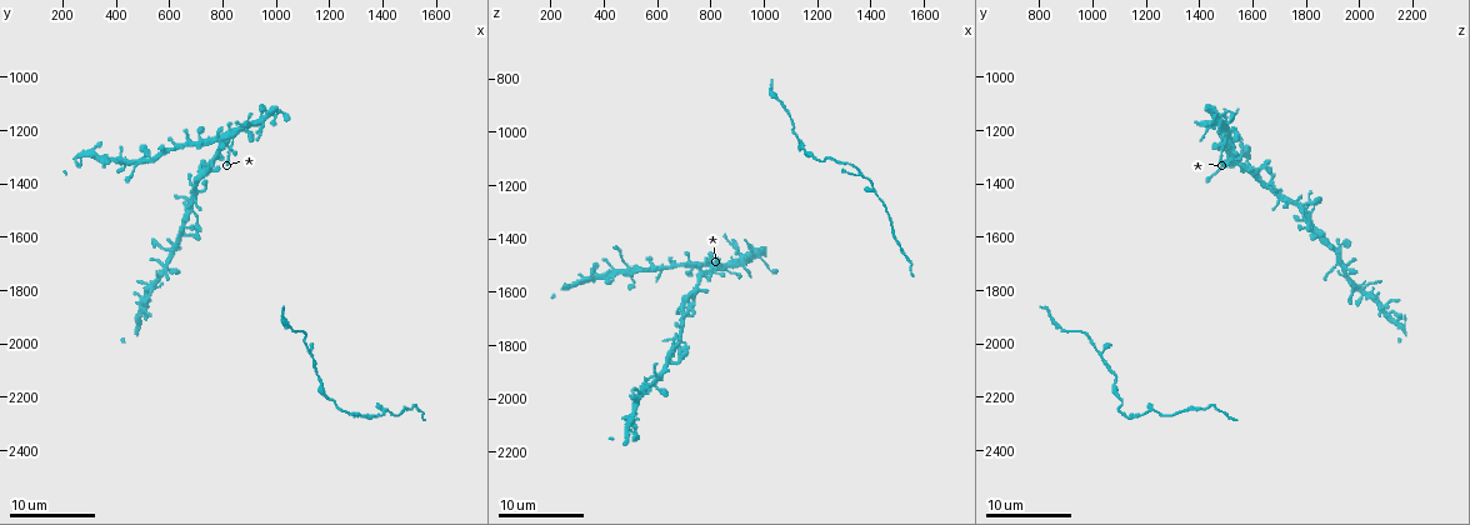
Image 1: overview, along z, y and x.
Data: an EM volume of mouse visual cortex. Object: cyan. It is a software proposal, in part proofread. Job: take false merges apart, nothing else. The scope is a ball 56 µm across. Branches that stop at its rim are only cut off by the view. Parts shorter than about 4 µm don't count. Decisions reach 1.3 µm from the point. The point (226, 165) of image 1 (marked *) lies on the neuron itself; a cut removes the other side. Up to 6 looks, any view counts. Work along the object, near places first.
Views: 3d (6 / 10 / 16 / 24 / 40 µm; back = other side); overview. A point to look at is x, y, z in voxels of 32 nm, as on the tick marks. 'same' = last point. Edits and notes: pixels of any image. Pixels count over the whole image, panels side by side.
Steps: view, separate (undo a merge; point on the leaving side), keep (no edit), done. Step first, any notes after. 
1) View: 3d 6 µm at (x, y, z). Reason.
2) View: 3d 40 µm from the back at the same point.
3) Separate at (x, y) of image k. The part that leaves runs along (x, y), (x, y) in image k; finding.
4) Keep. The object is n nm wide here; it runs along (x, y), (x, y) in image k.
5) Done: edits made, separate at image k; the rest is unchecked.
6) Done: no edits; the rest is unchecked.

View: 3d 6 µm at (840, 1250, 1490). Sudden change in width.

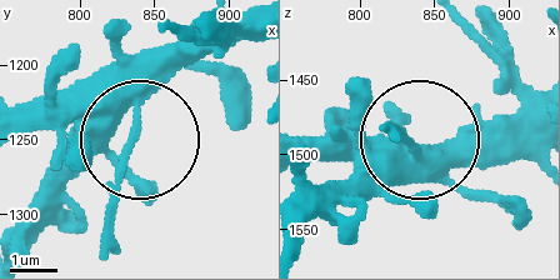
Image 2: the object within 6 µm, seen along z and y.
View: 3d 6 µm from the back at (836, 1252, 1494). From behind.

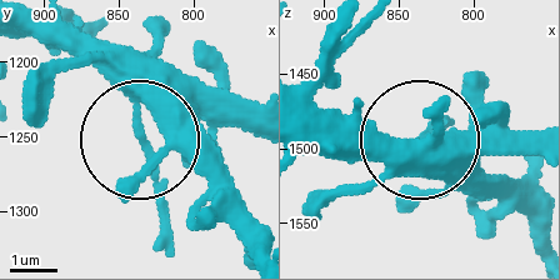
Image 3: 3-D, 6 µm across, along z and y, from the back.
Keep. It runs along (169, 255), (145, 135), (169, 139), (213, 184) in image 3; continuous, no second neuron.

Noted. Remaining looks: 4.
View: 3d 6 µm at (1180, 2190, 1090). Sudden change in width.

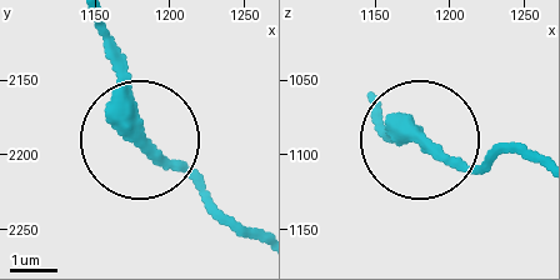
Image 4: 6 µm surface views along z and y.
Keep. The object is 250 nm wide here; continuous, no second neuron.

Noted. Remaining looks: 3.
View: 3d 10 µm at (1130, 2030, 1020).

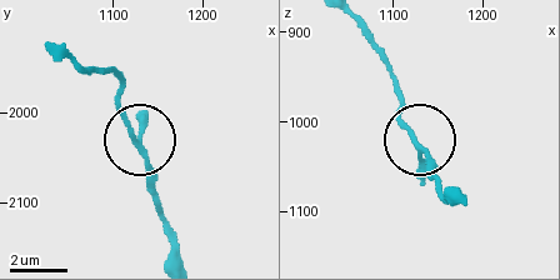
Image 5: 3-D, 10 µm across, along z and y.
View: 3d 10 µm from the back at (1130, 2035, 1025).

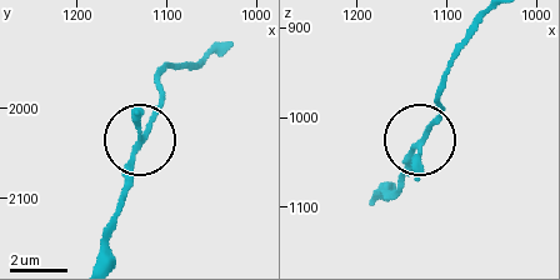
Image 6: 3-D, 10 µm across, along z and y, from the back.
Keep. The object is 140 nm wide here; one neuron here.

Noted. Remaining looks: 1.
Done: no edits; the rest is unchecked.

